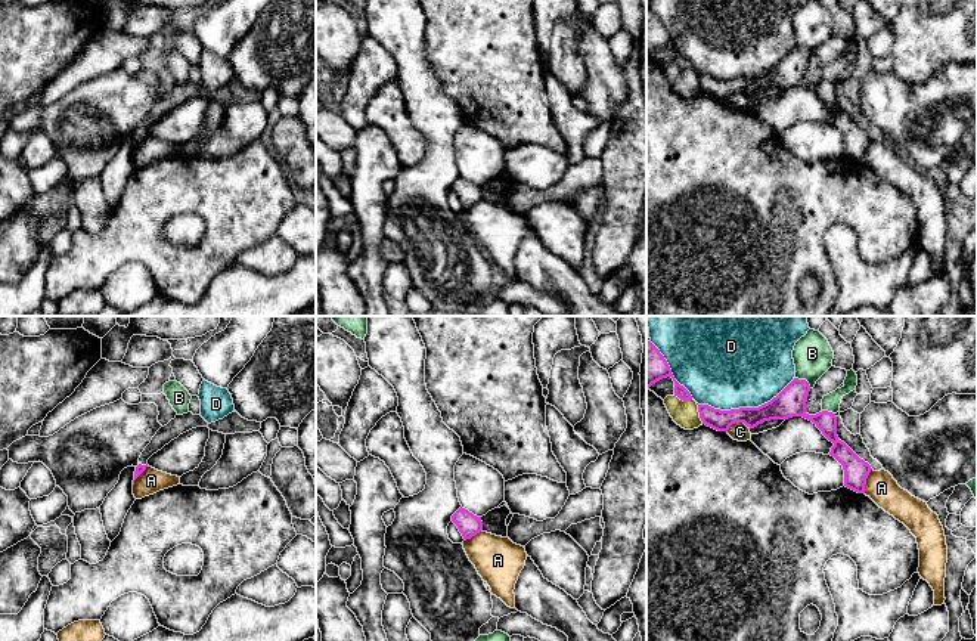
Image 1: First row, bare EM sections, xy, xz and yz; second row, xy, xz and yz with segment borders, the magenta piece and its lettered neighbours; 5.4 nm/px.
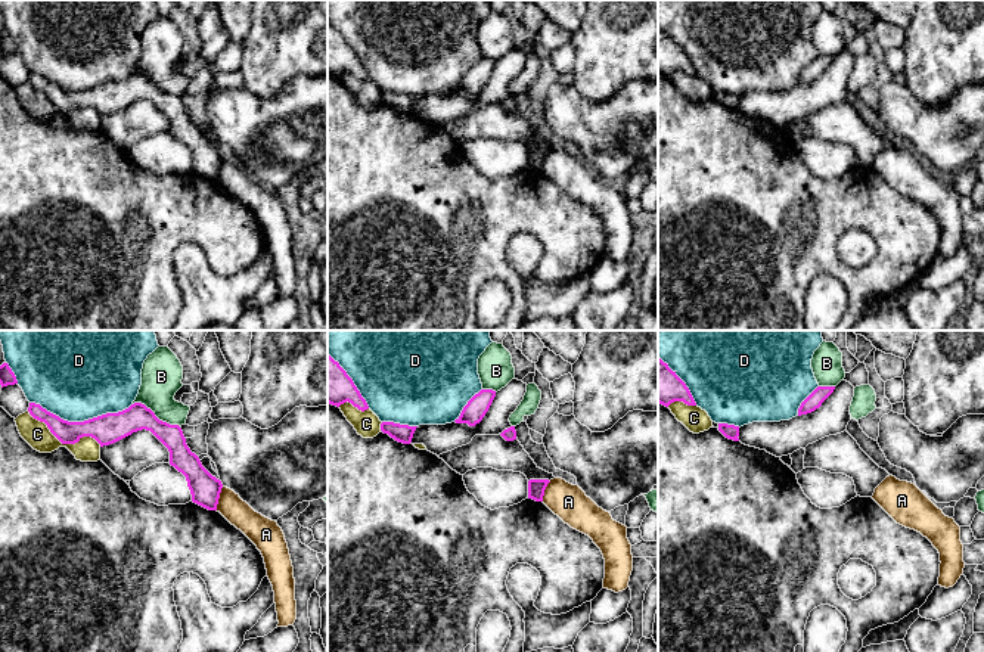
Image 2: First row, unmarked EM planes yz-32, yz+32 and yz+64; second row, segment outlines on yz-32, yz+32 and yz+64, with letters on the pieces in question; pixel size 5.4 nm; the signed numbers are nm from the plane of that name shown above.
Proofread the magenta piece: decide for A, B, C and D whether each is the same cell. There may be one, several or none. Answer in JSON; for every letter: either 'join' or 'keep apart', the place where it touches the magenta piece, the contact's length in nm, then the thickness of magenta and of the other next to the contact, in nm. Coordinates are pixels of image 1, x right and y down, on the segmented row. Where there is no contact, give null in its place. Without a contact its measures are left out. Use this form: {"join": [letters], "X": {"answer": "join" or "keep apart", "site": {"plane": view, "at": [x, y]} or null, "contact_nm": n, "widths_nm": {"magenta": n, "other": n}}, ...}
{"join": [], "A": {"answer": "keep apart", "site": {"plane": "yz", "at": [865, 480]}, "contact_nm": 140, "widths_nm": {"magenta": 140, "other": 170}}, "B": {"answer": "keep apart", "site": {"plane": "yz", "at": [803, 380]}, "contact_nm": 110, "widths_nm": {"magenta": 160, "other": 220}}, "C": {"answer": "keep apart", "site": {"plane": "yz", "at": [737, 421]}, "contact_nm": 120, "widths_nm": {"magenta": 130, "other": 100}}, "D": {"answer": "keep apart", "site": {"plane": "yz", "at": [746, 408]}, "contact_nm": 550, "widths_nm": {"magenta": 160, "other": 500}}}

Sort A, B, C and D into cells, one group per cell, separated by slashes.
A / B / C / D

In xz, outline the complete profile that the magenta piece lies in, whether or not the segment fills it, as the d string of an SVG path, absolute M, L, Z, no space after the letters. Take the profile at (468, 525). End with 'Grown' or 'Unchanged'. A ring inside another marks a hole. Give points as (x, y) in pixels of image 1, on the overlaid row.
M462 507L452 515L452 521L458 526L465 541L483 530L481 517L474 515Z. Unchanged

